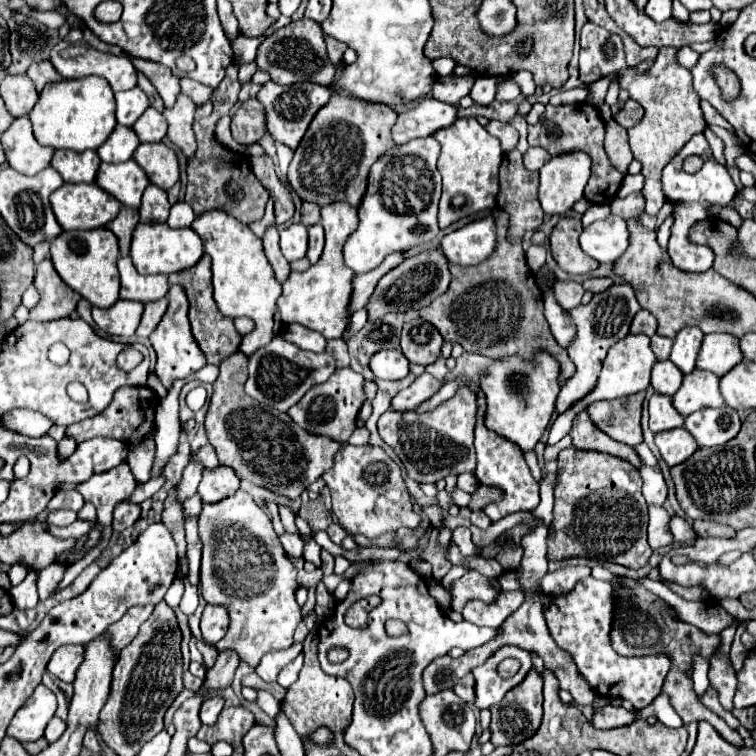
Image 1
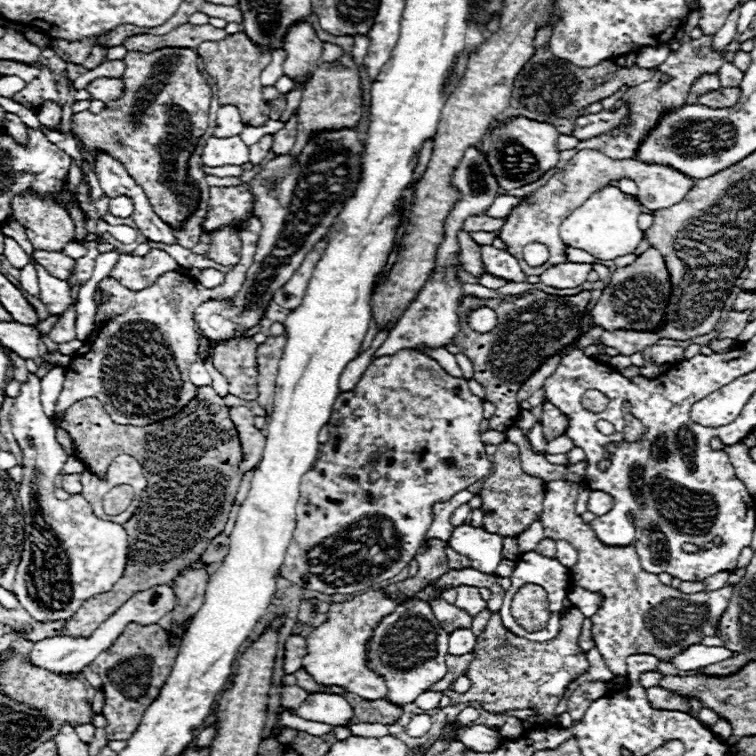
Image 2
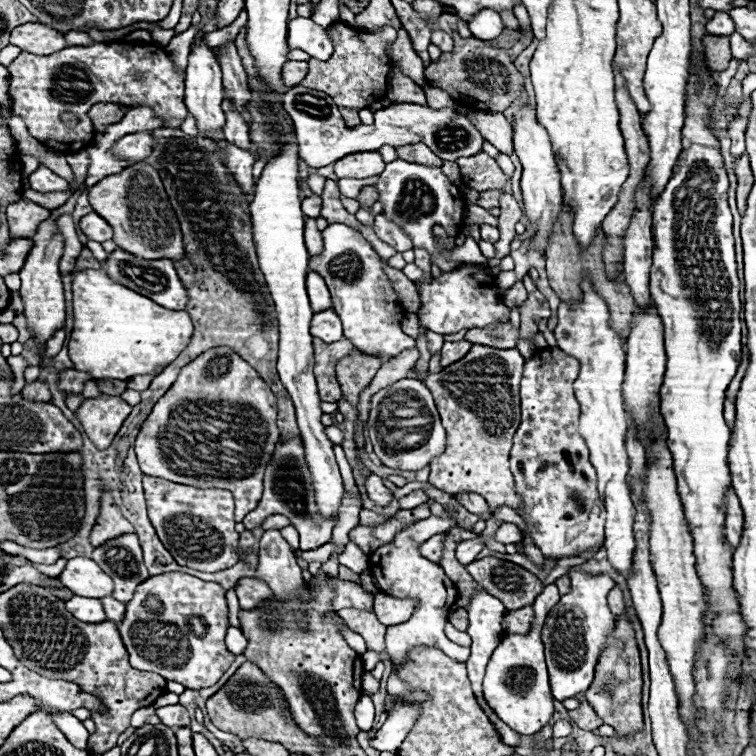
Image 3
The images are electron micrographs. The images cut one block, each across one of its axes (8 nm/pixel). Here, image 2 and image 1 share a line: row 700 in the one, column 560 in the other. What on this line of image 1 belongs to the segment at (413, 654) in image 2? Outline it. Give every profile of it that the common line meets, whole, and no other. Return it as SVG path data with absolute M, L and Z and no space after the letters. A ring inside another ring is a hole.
M612 284L608 290L594 294L586 306L576 306L574 310L570 310L574 324L578 328L578 334L568 348L568 356L576 366L576 374L560 390L560 396L556 402L558 412L568 410L576 400L586 396L586 392L590 392L590 388L596 386L596 380L602 370L602 362L606 358L608 348L628 334L632 318L638 310L640 310L640 304L630 284Z

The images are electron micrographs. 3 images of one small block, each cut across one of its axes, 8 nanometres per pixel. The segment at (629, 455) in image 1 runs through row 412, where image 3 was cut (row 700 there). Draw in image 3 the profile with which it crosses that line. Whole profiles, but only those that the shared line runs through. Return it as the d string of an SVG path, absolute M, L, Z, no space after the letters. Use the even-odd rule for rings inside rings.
M582 700L580 708L570 710L568 714L570 714L570 720L572 720L574 724L578 724L580 728L584 728L584 730L596 730L596 728L602 726L602 720L600 720L598 714L594 712L594 708L588 704L588 700Z

